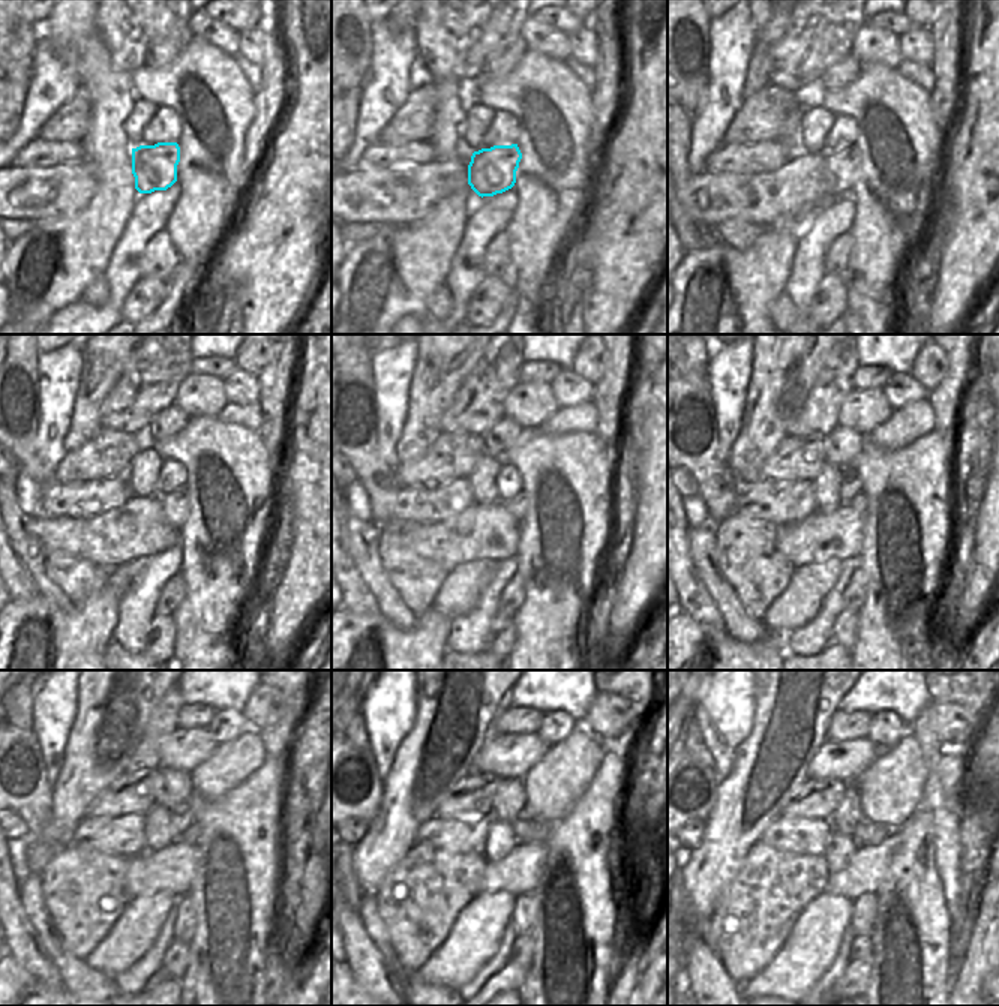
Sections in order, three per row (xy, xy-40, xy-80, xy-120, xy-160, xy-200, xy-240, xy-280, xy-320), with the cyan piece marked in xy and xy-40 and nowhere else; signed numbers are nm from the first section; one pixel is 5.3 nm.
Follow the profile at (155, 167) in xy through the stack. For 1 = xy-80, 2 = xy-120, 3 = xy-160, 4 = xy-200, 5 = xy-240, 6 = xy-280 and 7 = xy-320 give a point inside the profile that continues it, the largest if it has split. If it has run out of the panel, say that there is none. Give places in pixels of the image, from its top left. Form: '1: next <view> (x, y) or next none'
1: next xy-80 (840, 170)
2: next xy-120 (176, 504)
3: next xy-160 (518, 505)
4: next xy-200 (858, 502)
5: next xy-240 (191, 837)
6: next xy-280 (542, 829)
7: next xy-320 (881, 831)

